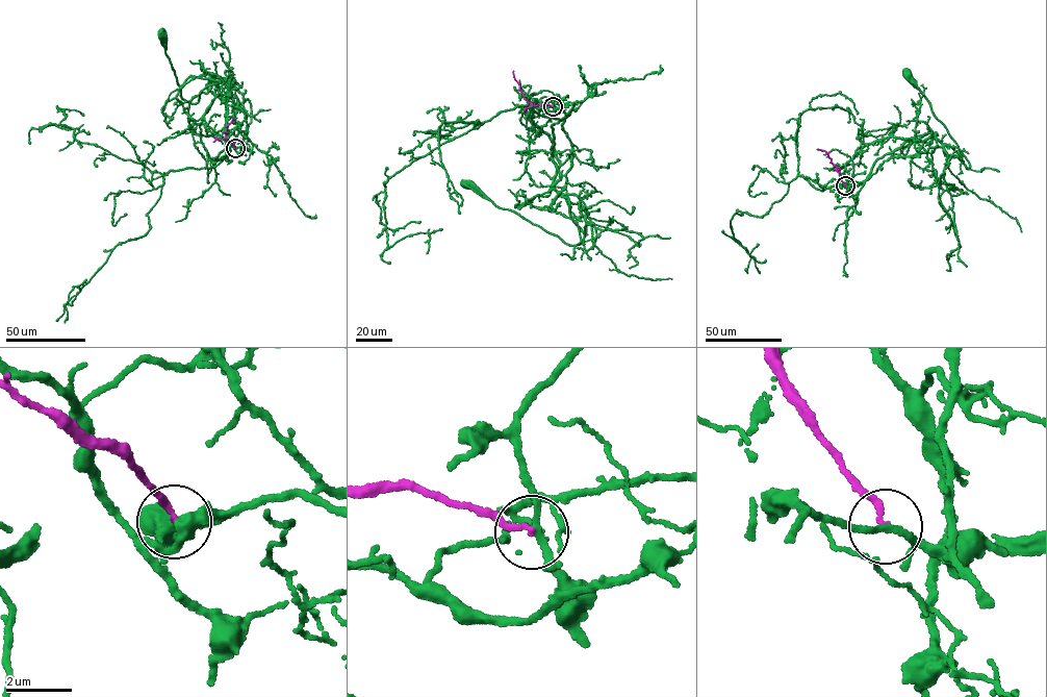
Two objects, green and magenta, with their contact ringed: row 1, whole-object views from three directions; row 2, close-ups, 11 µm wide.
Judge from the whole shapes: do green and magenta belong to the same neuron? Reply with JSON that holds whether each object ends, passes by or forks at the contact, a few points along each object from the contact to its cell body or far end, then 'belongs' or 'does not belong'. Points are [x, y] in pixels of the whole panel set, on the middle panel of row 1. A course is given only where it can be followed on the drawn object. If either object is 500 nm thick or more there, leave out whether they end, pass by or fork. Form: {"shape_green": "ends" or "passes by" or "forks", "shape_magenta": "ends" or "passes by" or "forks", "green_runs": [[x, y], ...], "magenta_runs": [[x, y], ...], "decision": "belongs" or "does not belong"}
{"shape_green": "passes by", "shape_magenta": "ends", "green_runs": [[553, 106], [556, 94], [569, 114], [562, 195], [581, 243], [465, 183]], "magenta_runs": [[553, 106], [535, 105], [524, 98], [513, 71]], "decision": "does not belong"}

